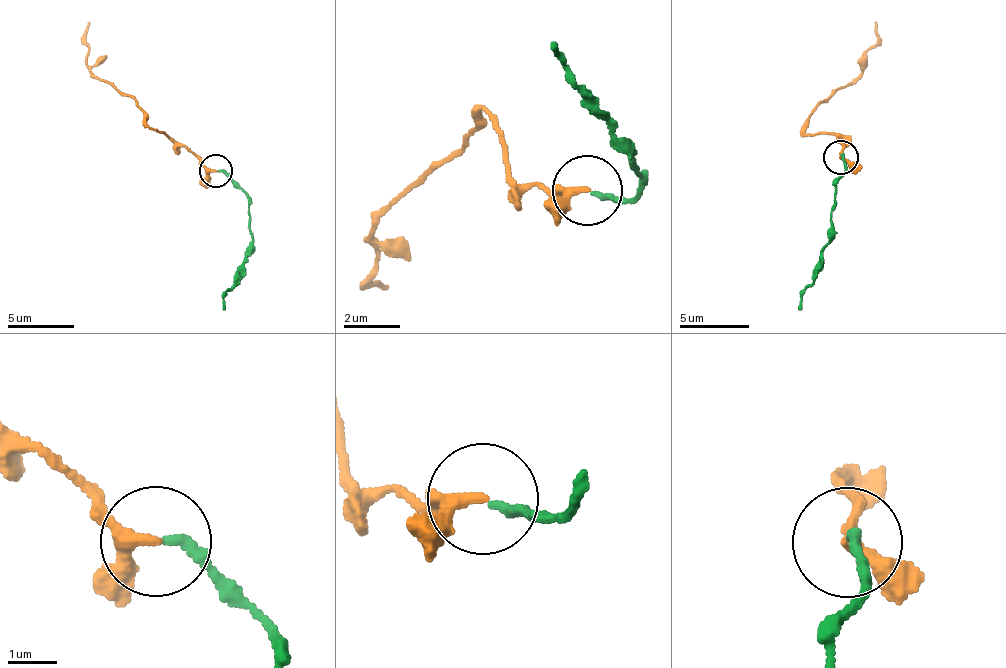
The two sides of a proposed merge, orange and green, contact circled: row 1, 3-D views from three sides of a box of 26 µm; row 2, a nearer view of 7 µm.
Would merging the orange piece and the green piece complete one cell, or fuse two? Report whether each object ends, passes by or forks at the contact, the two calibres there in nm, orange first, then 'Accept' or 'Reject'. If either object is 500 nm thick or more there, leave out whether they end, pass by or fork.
At the ring orange passes by. At the ring green ends. Thickness 200 nm (orange) against 190 nm. Accept

